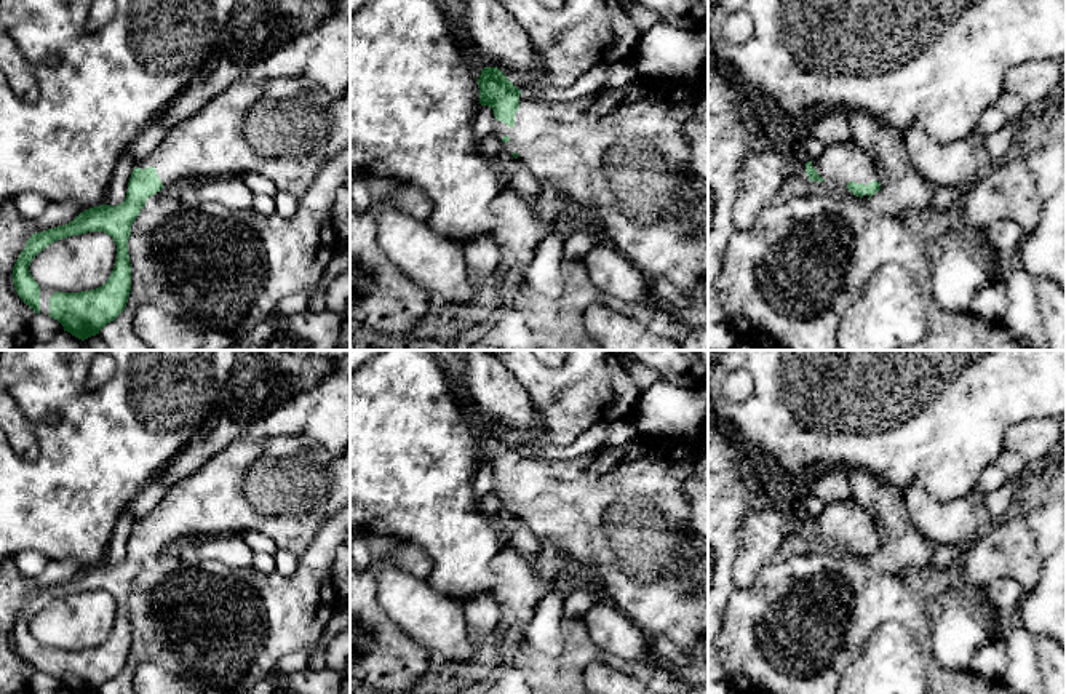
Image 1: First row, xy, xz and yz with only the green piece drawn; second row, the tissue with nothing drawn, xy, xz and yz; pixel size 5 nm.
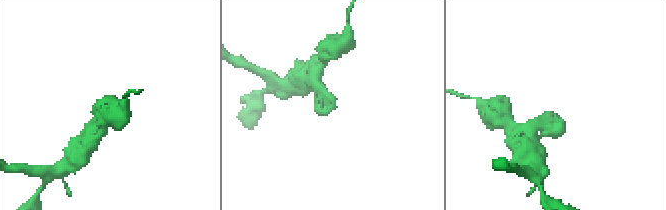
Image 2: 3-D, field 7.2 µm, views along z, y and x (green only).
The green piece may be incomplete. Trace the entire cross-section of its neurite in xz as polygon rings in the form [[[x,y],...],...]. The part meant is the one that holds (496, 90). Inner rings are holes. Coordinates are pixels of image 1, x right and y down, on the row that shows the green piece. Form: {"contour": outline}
{"contour": [[[484,67],[478,78],[479,104],[494,110],[494,134],[503,150],[523,162],[542,182],[567,195],[572,209],[601,229],[606,245],[628,257],[646,278],[665,278],[687,294],[686,307],[663,305],[665,312],[682,328],[708,328],[708,233],[681,235],[678,222],[694,208],[689,198],[690,146],[682,134],[684,123],[694,117],[694,86],[674,78],[639,75],[623,86],[606,85],[577,101],[543,104],[518,90],[497,67]]]}

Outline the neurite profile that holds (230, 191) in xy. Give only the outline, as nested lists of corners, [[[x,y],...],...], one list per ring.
[[[224,176],[200,181],[197,197],[232,209],[251,209],[254,193],[238,176]]]

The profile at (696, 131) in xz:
[[[690,117],[682,126],[682,134],[690,146],[689,198],[694,208],[678,222],[678,232],[681,235],[708,233],[708,126],[697,117]]]

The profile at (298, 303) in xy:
[[[308,288],[297,294],[288,296],[278,302],[273,312],[280,315],[294,315],[294,313],[304,312],[313,293],[315,293],[315,288]]]

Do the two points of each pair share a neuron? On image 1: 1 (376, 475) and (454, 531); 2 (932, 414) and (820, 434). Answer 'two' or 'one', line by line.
1: one
2: one

